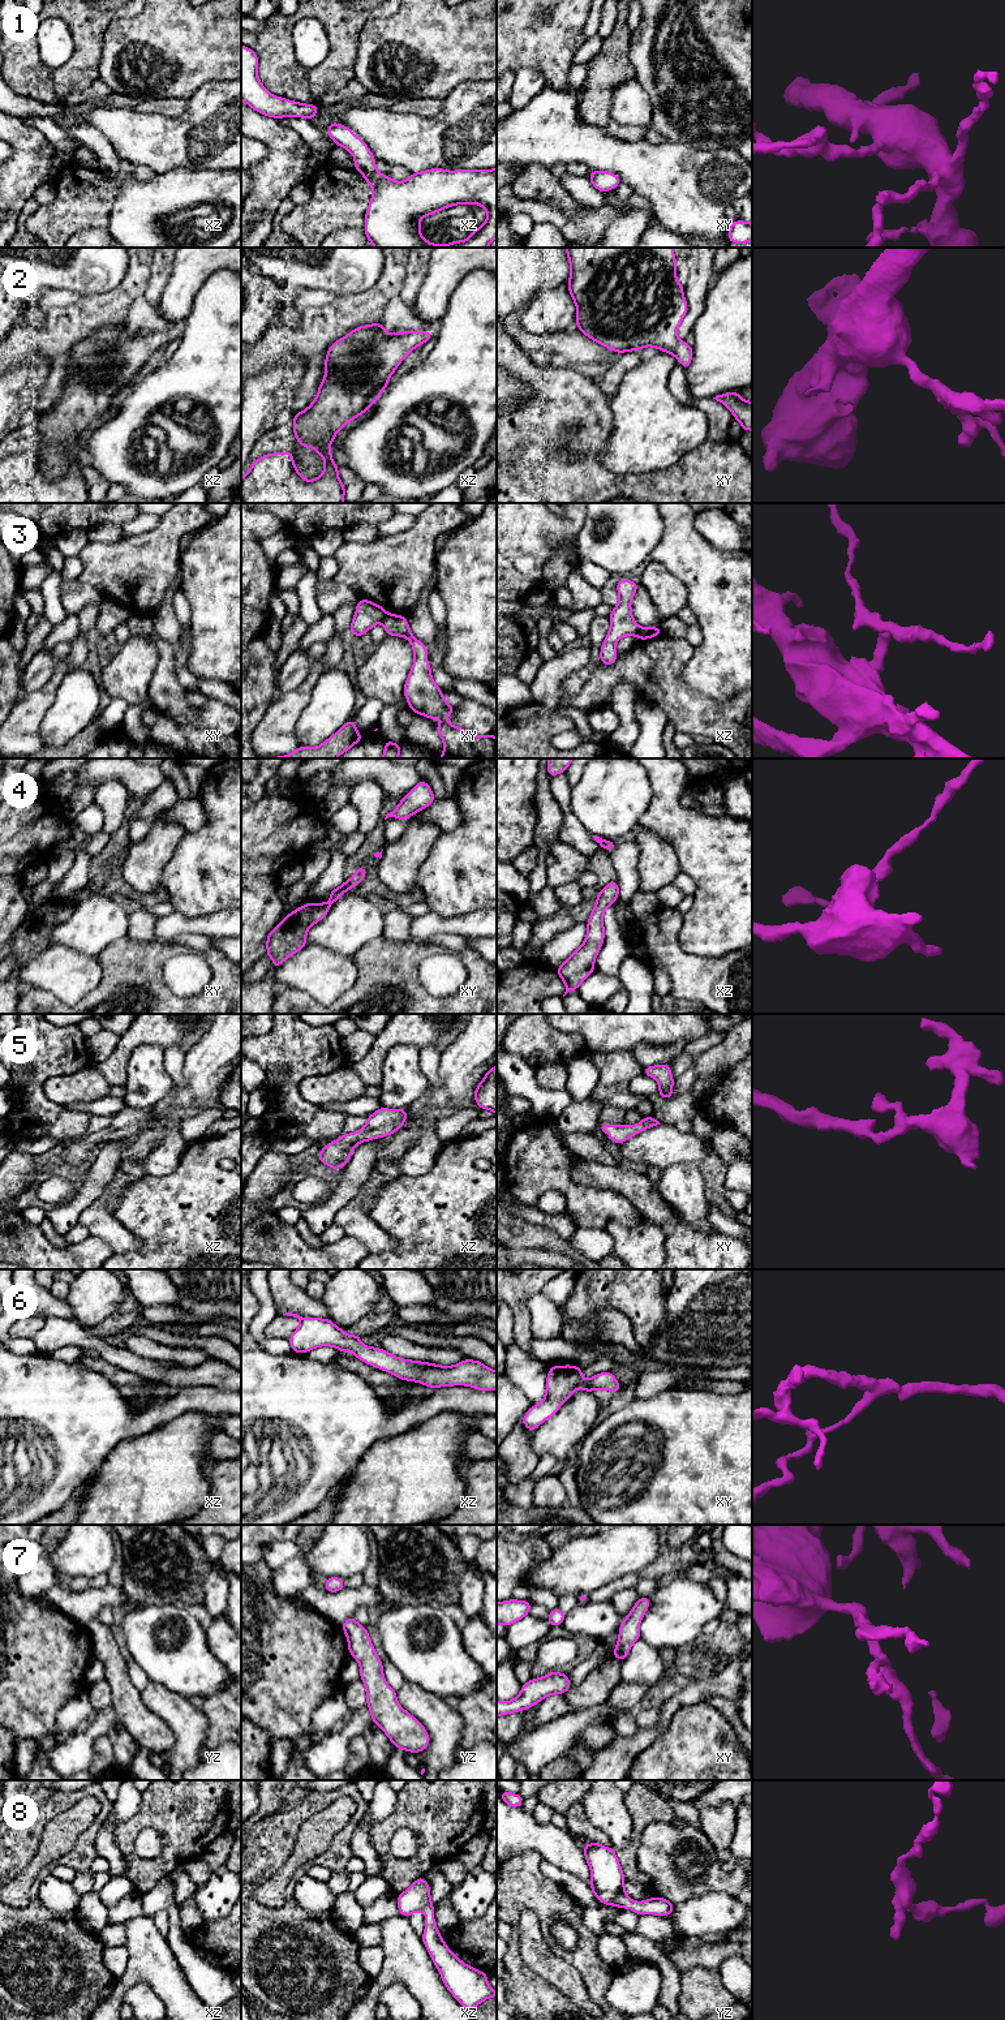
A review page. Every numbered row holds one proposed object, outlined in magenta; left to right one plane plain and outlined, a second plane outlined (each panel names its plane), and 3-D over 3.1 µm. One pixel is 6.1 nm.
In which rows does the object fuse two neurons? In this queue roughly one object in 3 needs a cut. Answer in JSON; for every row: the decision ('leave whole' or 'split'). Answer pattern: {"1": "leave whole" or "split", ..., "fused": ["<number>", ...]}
{"1": "leave whole", "2": "leave whole", "3": "split", "4": "leave whole", "5": "leave whole", "6": "leave whole", "7": "leave whole", "8": "leave whole", "fused": ["3"]}

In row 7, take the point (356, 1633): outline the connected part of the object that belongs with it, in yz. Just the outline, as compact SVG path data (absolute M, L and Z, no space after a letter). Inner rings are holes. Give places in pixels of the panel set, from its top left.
M352 1616L342 1628L348 1639L349 1654L360 1663L373 1723L382 1728L398 1749L412 1753L425 1750L429 1746L429 1733L399 1705L396 1692L386 1682L382 1660L370 1642L366 1626L360 1625Z

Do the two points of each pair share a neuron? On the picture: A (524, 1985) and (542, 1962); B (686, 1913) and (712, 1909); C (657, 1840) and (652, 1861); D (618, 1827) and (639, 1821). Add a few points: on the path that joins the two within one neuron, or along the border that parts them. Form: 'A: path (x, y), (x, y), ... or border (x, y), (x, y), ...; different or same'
A: border (520, 1945), (523, 1962), (559, 1990); different
B: path (692, 1913), (705, 1913); same
C: path (657, 1846), (656, 1856); same
D: border (625, 1793), (631, 1839), (615, 1849); different

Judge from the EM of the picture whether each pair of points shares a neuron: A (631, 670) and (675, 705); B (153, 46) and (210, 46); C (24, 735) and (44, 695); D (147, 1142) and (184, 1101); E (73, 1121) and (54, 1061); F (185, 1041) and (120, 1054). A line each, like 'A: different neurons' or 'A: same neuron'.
A: same neuron
B: same neuron
C: same neuron
D: same neuron
E: same neuron
F: same neuron

